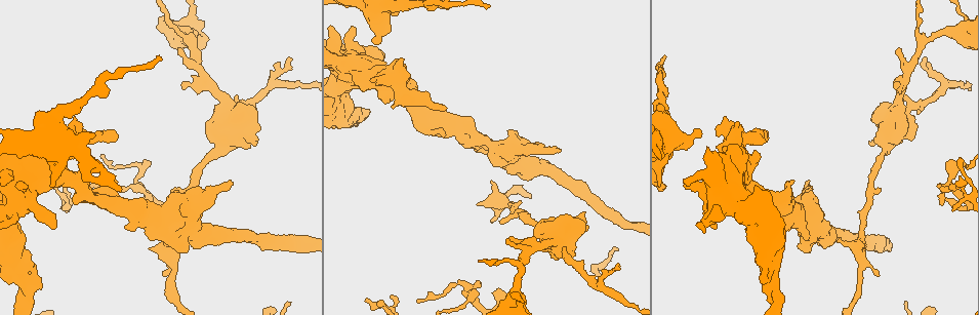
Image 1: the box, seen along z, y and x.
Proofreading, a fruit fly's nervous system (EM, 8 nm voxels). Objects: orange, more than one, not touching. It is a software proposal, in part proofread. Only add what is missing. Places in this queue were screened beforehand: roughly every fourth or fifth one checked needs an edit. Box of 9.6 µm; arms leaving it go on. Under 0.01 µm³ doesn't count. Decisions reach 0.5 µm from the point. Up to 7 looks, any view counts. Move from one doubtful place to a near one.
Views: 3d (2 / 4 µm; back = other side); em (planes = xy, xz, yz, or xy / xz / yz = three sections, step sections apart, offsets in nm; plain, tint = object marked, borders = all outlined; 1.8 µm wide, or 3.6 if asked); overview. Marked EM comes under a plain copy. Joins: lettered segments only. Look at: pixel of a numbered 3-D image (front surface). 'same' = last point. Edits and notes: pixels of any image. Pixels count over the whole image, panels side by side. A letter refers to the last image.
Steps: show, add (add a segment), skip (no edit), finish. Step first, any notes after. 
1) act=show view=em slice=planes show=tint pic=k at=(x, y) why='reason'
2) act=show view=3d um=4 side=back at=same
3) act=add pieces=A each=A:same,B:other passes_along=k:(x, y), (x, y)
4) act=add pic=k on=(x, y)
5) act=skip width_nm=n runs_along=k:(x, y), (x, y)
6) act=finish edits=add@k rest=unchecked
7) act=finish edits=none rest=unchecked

act=show view=3d um=4 side=back pic=1 at=(805, 249) why='free end'

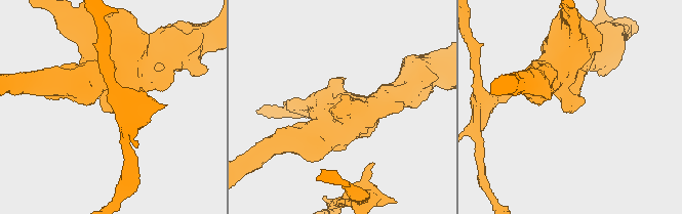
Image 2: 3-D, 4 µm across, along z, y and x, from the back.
act=show view=em slice=planes show=borders pic=2 at=(570, 106)

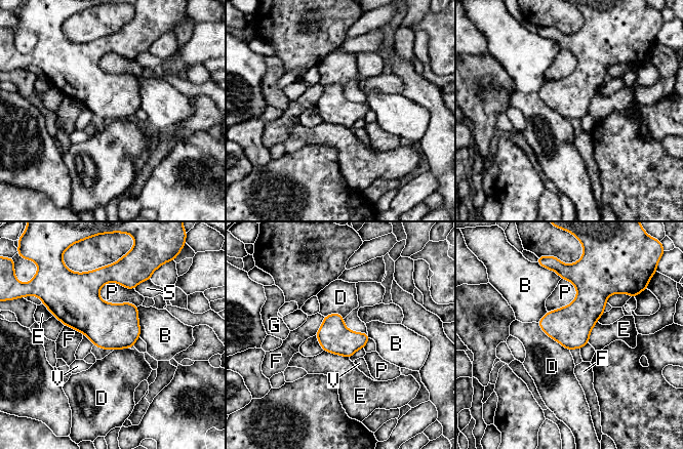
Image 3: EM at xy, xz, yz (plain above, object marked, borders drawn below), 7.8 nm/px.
act=skip each=B:other,D:other,E:other,F:other,G:other,P:other,S:other,V:other found='no lettered segment goes on from it'

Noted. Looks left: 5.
act=show view=em slice=xy step=16 show=borders pic=1 at=(287, 59) why='free end'

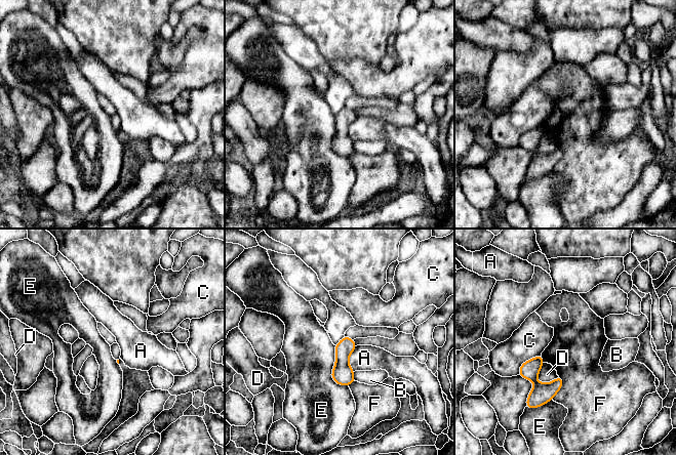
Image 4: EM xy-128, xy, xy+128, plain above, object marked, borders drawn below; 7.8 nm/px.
act=skip each=A:other,B:other,C:other,D:other,E:other,F:other border=4:(334, 345), (331, 377), (348, 385) found='no lettered segment goes on from it'

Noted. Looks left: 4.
act=show view=em slice=planes show=borders pic=1 at=(898, 50) why='tapers out'

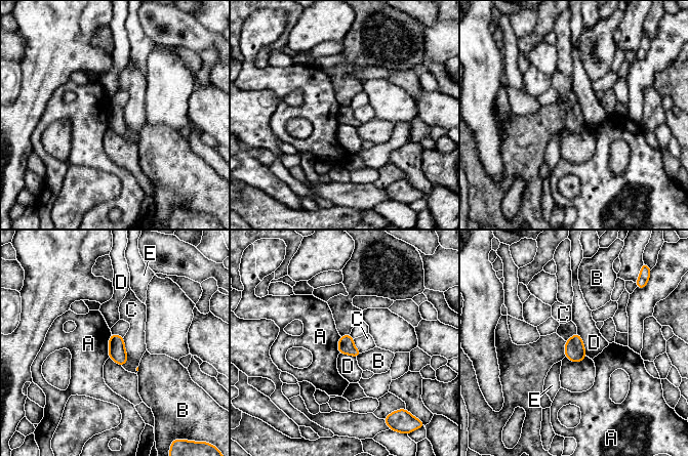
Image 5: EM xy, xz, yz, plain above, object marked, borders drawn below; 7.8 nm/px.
act=skip longest_contact=C:240nm each=A:other,B:other,C:other,D:other,E:other border=5:(111, 333), (108, 357) found='none of them fits'

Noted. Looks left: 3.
act=finish edits=none rest=unchecked

